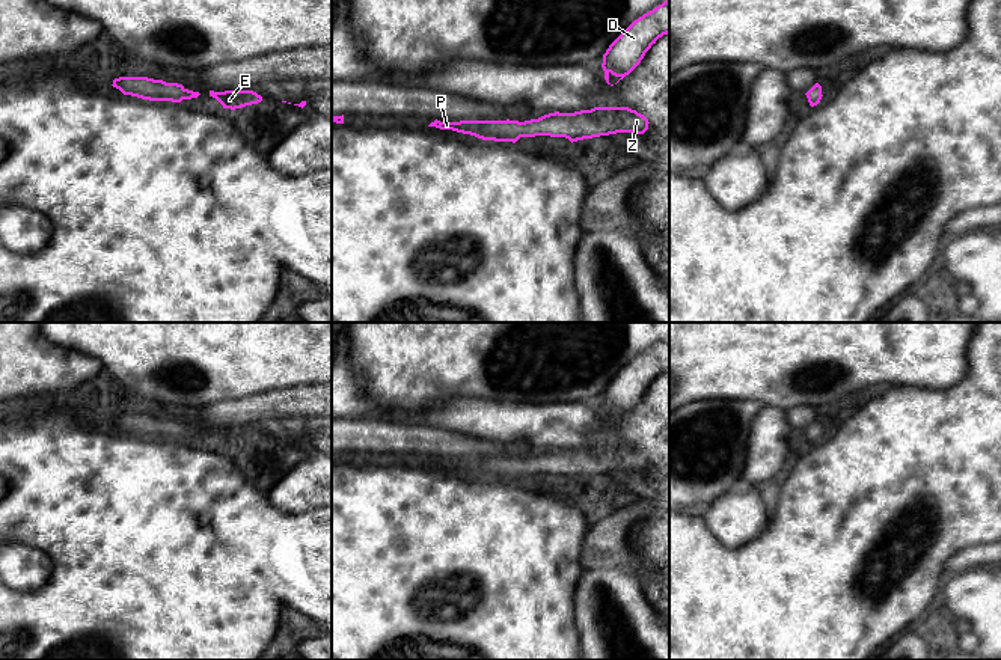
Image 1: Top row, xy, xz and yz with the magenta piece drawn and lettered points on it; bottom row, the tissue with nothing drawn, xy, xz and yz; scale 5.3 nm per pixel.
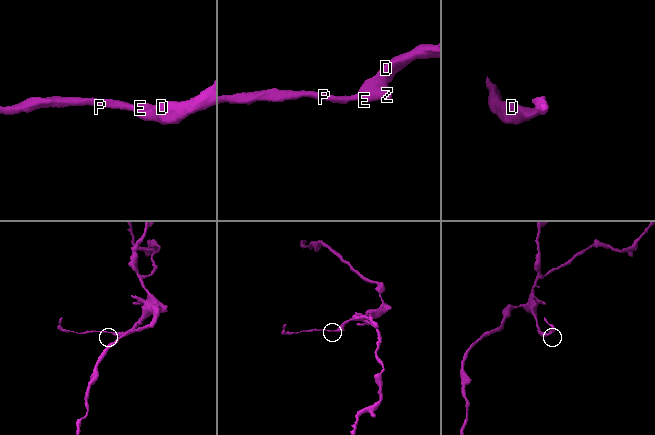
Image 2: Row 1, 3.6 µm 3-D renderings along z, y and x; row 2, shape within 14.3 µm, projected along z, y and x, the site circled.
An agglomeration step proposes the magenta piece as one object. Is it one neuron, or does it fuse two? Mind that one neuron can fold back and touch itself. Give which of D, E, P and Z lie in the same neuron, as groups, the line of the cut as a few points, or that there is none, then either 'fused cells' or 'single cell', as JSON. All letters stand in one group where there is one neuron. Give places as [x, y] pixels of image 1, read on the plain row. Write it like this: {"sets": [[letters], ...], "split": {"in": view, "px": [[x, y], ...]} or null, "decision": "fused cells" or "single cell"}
{"sets": [["D", "E", "P", "Z"]], "split": null, "decision": "single cell"}

